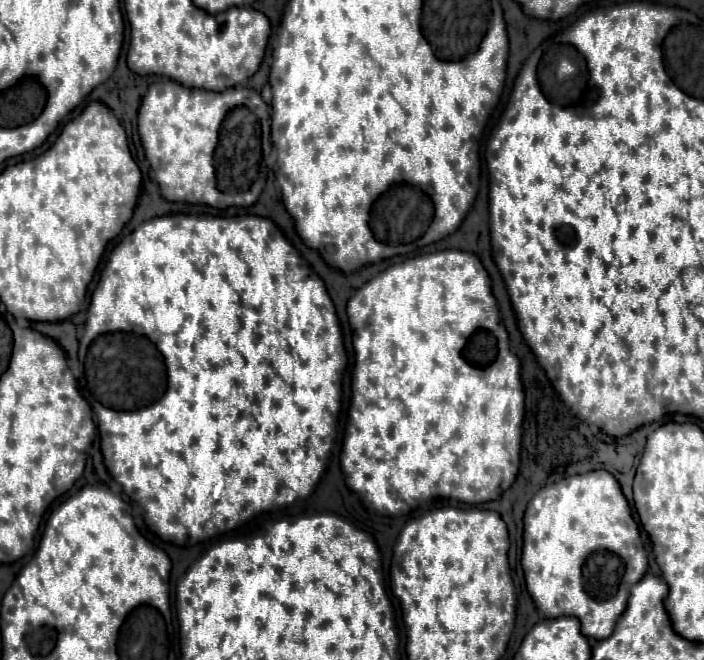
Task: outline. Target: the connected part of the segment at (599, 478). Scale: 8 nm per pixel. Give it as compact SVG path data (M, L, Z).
M589 471L539 489L525 511L521 565L527 589L545 617L575 615L581 621L583 635L595 639L609 637L615 621L627 607L629 589L647 571L645 543L619 481L609 471Z

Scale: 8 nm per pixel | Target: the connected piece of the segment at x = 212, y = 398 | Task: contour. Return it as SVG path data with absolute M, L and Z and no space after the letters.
M177 213L177 215L163 215L163 217L155 217L155 219L149 219L145 223L141 223L129 237L125 237L111 253L105 269L101 271L101 279L91 295L91 305L89 305L89 311L87 311L87 319L82 325L75 325L77 329L77 341L79 341L79 347L77 347L77 357L75 359L69 359L67 357L67 365L75 374L75 377L82 381L81 387L88 390L82 390L82 394L88 396L87 401L91 403L93 407L93 413L99 421L99 433L101 433L101 451L103 451L103 457L105 457L105 465L107 469L111 471L111 475L115 477L115 481L123 487L125 495L131 495L137 491L137 503L145 509L145 521L149 523L149 529L155 531L161 539L165 541L171 541L171 543L187 543L189 539L195 539L195 541L203 541L203 539L209 539L209 537L215 537L215 535L221 535L221 533L227 533L227 531L233 531L235 527L251 521L257 513L261 511L267 511L271 507L281 507L281 505L289 505L293 503L295 499L303 499L307 497L313 487L317 485L323 469L325 469L325 459L331 451L331 447L335 445L334 441L338 419L342 411L342 380L343 373L347 367L348 360L345 355L345 349L343 349L343 335L341 335L341 325L339 325L339 317L337 317L337 311L333 307L333 301L325 289L325 283L323 279L307 269L303 263L301 263L301 257L297 253L297 249L285 239L285 235L279 231L279 227L271 221L271 219L265 219L265 217L257 217L257 215L243 215L243 217L219 217L219 215L207 215L207 213L193 213L193 215L185 215L185 213Z

